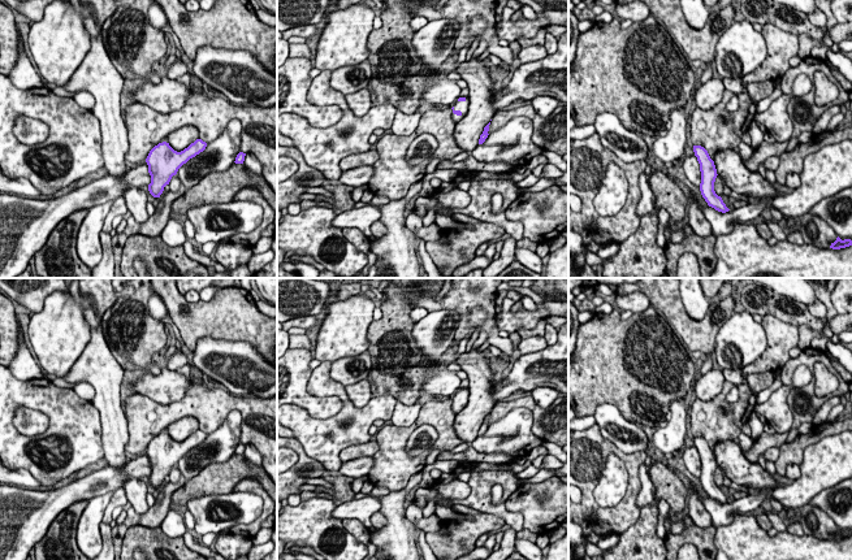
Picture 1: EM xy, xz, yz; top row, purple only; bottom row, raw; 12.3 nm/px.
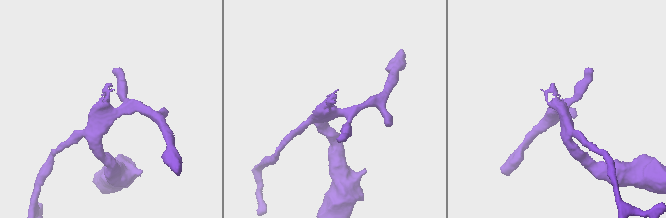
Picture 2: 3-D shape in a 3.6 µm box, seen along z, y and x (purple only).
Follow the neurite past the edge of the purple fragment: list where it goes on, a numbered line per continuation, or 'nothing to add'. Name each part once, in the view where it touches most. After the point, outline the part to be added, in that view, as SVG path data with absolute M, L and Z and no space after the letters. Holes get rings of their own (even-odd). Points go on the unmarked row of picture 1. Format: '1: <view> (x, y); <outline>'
1: xz (458, 396); M466 388L464 392L455 392L455 394L454 394L454 396L453 396L453 398L454 398L454 401L460 401L460 403L462 403L460 407L457 407L457 405L453 404L453 411L454 411L455 413L459 413L459 412L467 405L467 403L468 403L468 396L470 396L468 388Z

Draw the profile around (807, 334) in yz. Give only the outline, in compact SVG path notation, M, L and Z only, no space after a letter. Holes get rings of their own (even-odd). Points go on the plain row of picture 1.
M806 325L799 326L799 334L800 334L800 338L799 338L799 346L797 347L801 351L810 348L812 339L816 337L819 337L819 334L816 330L810 329Z

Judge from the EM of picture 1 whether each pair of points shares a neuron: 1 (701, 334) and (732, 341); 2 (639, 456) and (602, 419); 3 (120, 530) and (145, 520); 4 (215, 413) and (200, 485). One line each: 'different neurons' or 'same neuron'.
1: different neurons
2: different neurons
3: same neuron
4: different neurons

